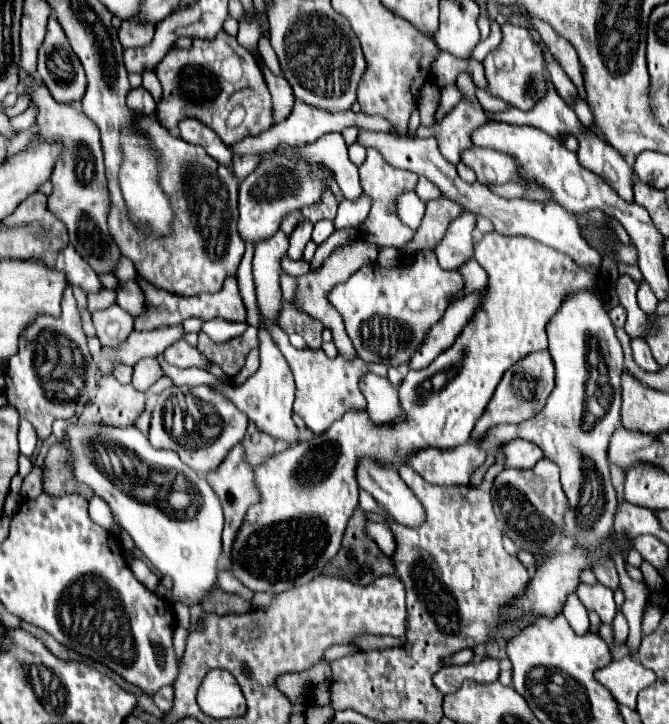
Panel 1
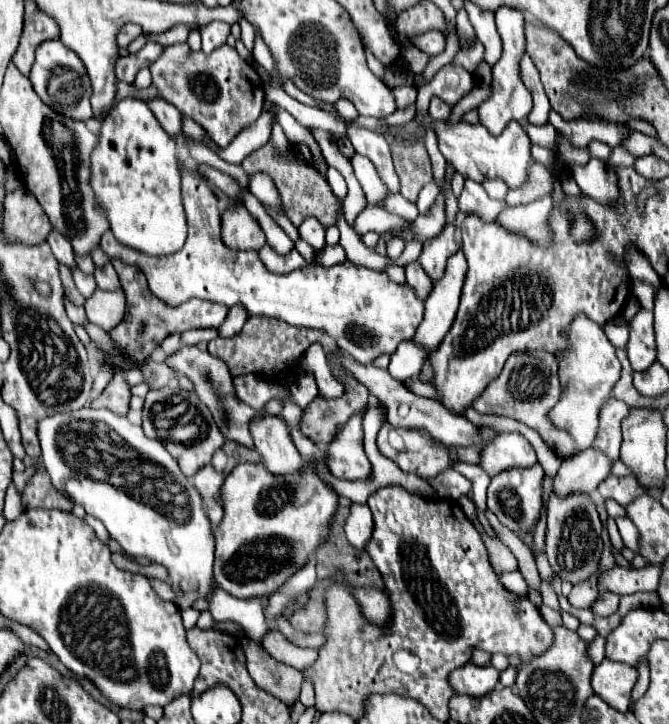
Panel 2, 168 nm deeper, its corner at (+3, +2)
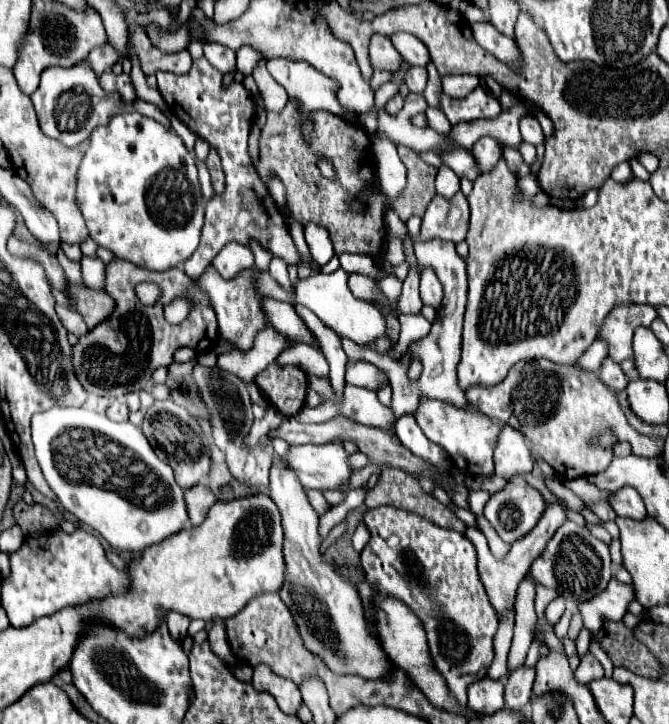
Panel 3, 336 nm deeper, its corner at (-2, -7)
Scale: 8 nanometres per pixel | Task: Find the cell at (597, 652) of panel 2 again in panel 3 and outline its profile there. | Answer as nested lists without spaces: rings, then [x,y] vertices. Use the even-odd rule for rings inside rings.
[[[587,653],[585,657],[581,657],[581,663],[579,663],[577,671],[575,671],[575,679],[579,683],[587,685],[589,681],[599,679],[599,677],[603,677],[603,667],[599,665],[599,661],[591,653]]]

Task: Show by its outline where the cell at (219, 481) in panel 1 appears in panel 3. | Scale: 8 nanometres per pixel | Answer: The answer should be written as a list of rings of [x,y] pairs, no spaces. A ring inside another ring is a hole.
[[[195,485],[185,491],[185,503],[187,503],[187,513],[191,519],[191,525],[201,525],[207,511],[215,503],[215,495],[207,485]]]

